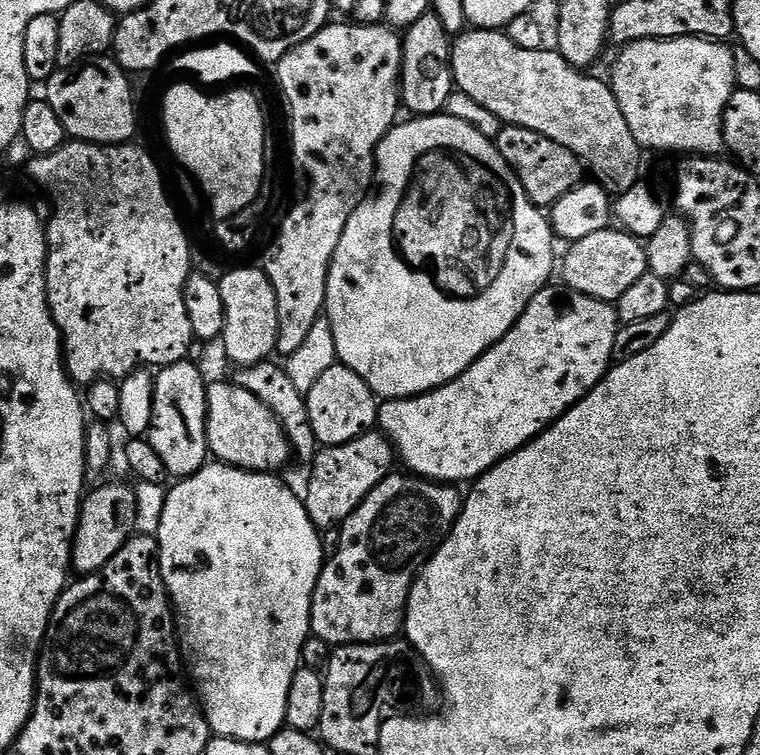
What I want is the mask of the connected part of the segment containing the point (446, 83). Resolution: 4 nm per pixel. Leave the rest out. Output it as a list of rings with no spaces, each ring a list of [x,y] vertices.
[[[429,10],[403,33],[404,57],[400,63],[400,99],[413,117],[439,116],[454,94],[452,79],[452,46],[448,31],[436,13]]]

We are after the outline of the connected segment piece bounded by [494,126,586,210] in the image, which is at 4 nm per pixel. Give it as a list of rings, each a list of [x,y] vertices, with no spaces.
[[[504,126],[494,143],[502,158],[506,158],[516,172],[532,203],[541,210],[551,209],[552,204],[562,198],[562,194],[570,194],[570,190],[574,190],[585,179],[585,165],[574,153],[566,150],[566,146],[558,146],[558,142],[550,142],[550,138],[542,134],[534,134],[534,130]]]

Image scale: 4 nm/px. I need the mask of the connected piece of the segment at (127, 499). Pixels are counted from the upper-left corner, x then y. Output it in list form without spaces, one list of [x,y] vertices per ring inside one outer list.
[[[104,484],[85,495],[80,505],[80,521],[72,540],[73,573],[81,577],[100,572],[134,535],[136,525],[136,488],[128,484]]]

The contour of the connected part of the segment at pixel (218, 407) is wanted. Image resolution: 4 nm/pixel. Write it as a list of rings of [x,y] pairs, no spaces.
[[[235,382],[228,384],[208,384],[208,450],[219,463],[231,464],[234,468],[244,468],[247,472],[279,473],[280,467],[293,455],[292,446],[286,434],[274,418],[274,414],[254,394],[242,390]]]

